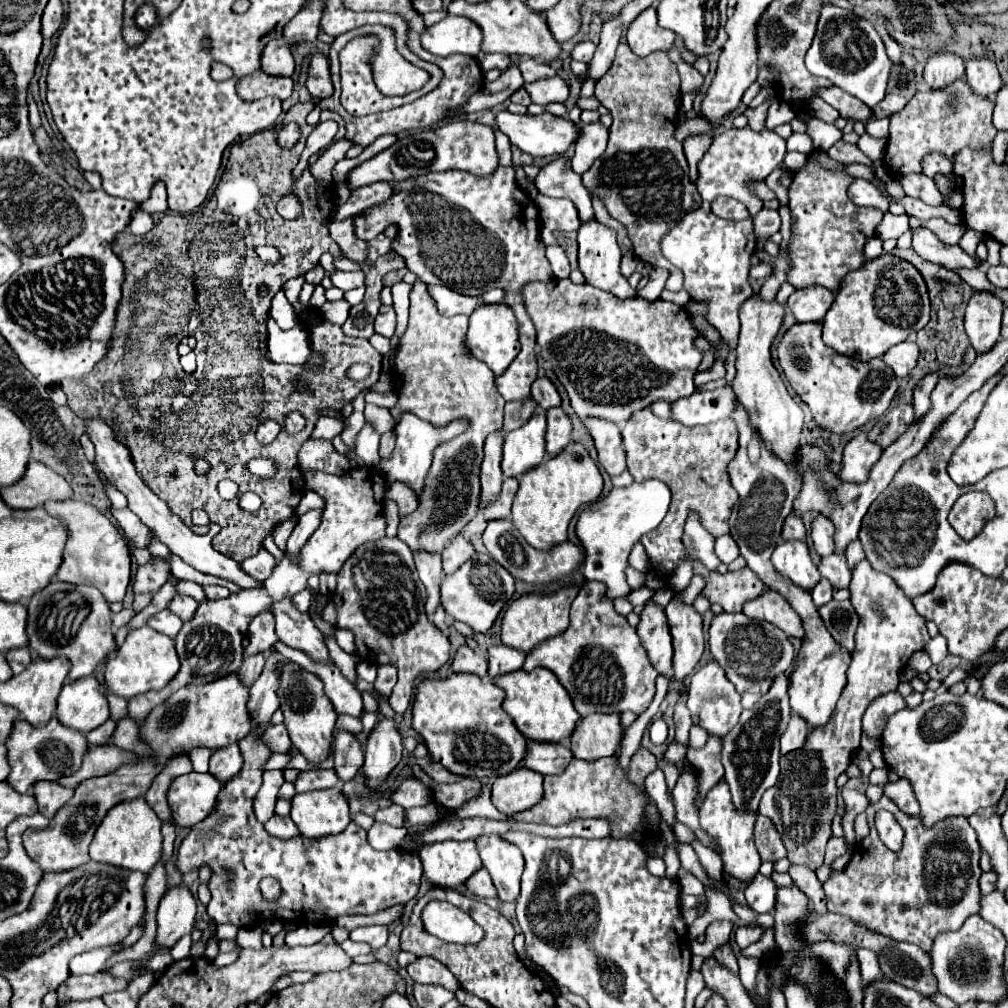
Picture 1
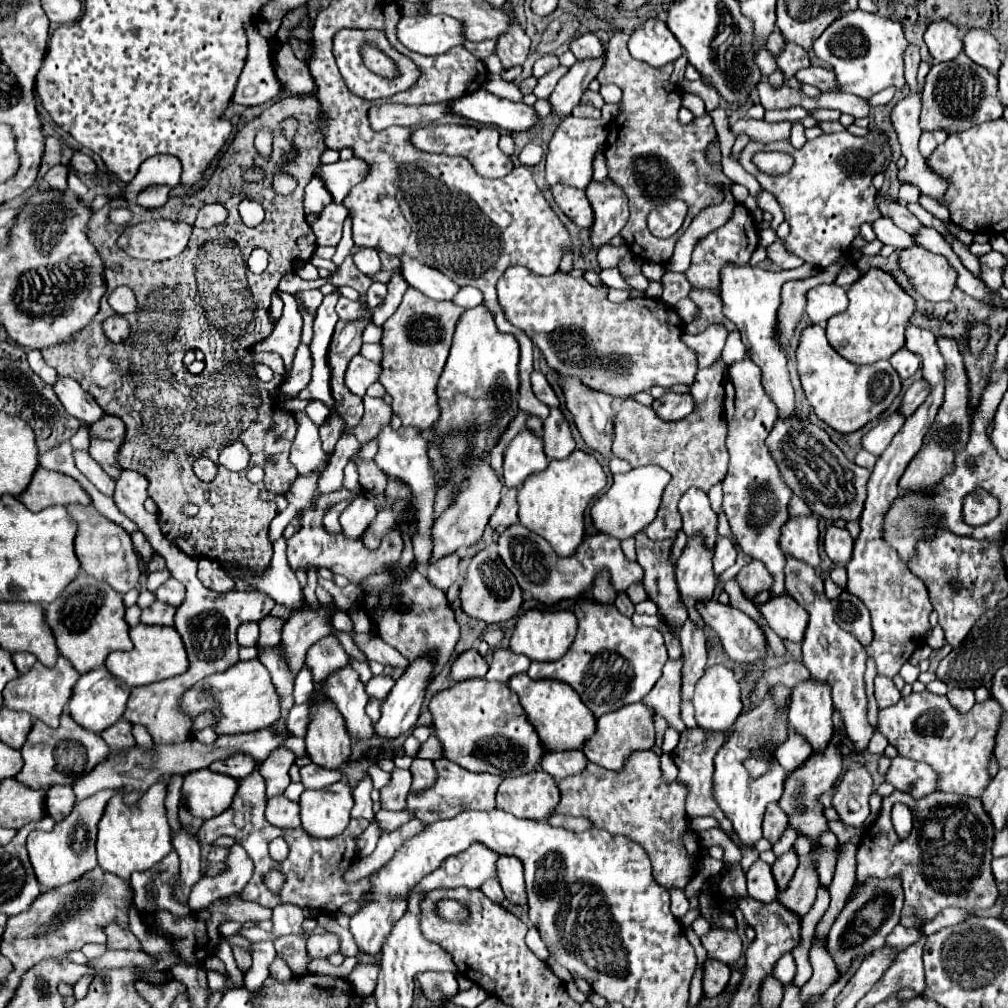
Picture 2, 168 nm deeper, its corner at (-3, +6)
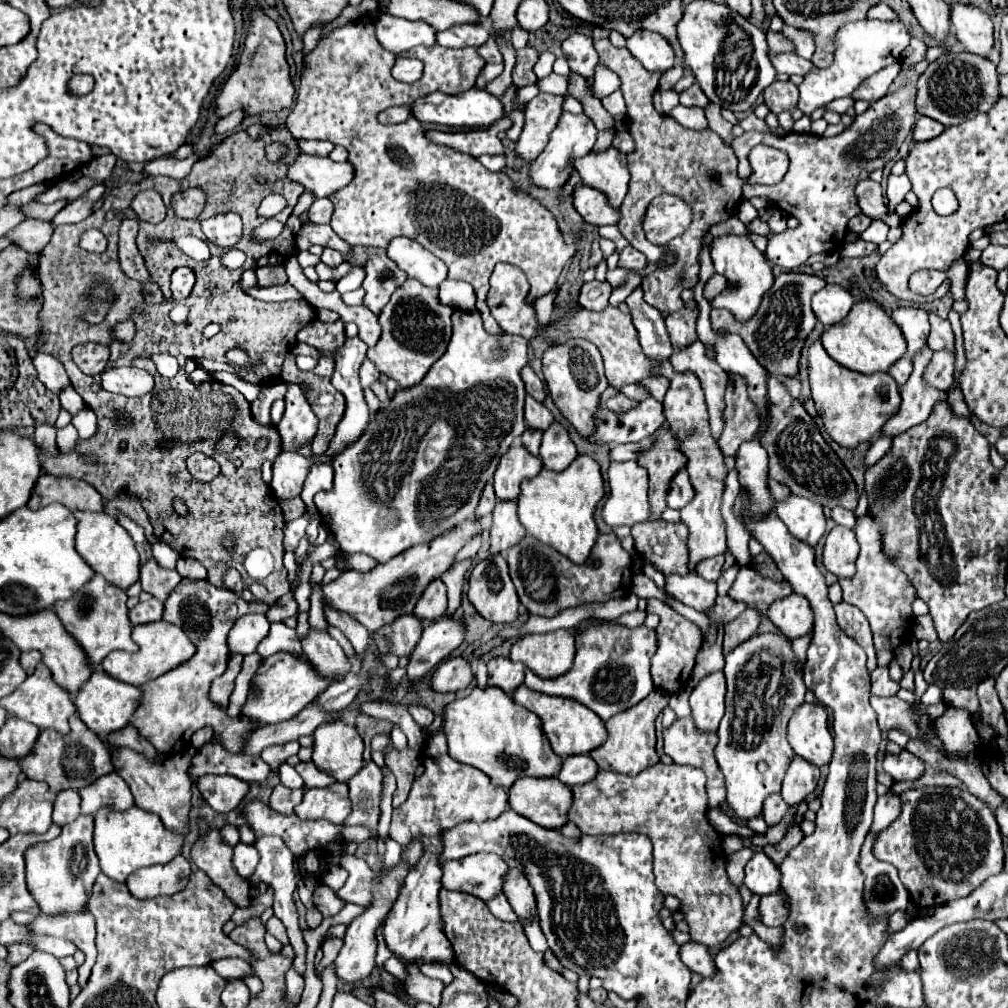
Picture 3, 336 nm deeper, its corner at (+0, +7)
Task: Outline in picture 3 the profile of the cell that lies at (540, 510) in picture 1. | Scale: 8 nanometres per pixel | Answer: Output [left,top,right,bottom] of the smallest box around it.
[518,456,604,564]

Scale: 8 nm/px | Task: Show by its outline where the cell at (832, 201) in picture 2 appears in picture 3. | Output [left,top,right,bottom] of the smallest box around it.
[732,86,914,270]

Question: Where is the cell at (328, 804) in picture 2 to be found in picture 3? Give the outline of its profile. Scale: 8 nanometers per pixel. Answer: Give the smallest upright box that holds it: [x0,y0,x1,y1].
[296,782,350,824]

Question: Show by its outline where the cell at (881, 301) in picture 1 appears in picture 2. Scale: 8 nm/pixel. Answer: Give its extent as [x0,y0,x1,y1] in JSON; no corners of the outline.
[827,269,915,365]

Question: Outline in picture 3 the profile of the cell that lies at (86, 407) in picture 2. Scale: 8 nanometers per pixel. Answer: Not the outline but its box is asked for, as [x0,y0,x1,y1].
[34,354,70,394]

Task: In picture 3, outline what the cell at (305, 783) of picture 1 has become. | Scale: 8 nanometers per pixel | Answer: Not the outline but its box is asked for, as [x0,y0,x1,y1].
[296,762,334,788]

